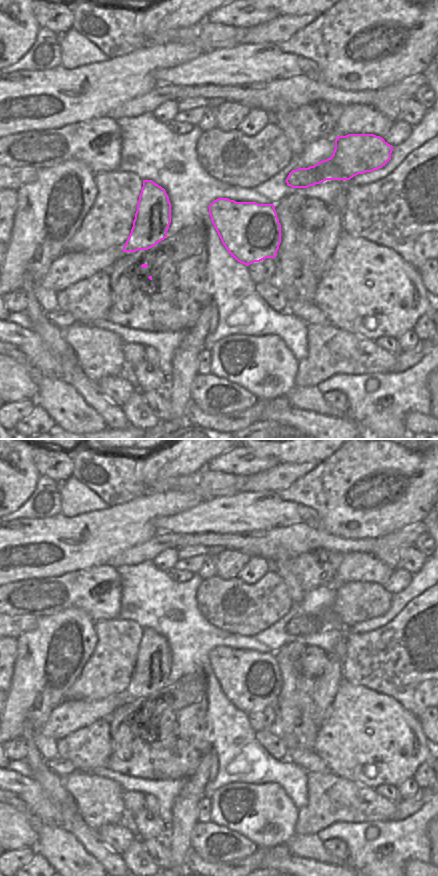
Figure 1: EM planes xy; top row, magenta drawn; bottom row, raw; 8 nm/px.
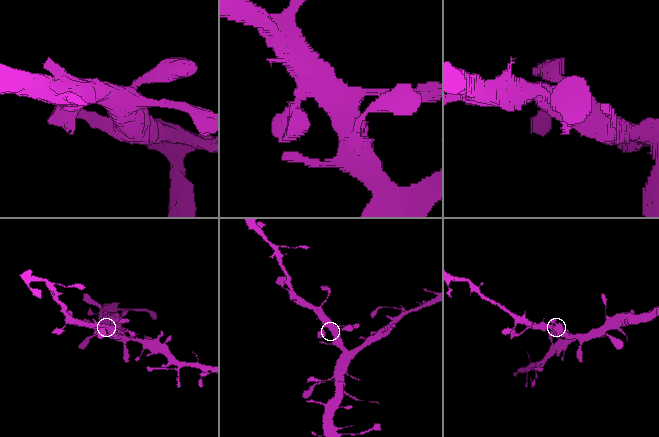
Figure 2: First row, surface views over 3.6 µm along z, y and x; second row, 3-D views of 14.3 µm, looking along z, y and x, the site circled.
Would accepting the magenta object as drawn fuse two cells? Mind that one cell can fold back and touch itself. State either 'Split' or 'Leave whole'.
Leave whole

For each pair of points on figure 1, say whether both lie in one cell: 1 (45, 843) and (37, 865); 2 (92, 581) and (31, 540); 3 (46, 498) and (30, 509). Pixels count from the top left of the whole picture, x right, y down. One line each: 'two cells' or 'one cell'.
1: two cells
2: two cells
3: one cell

